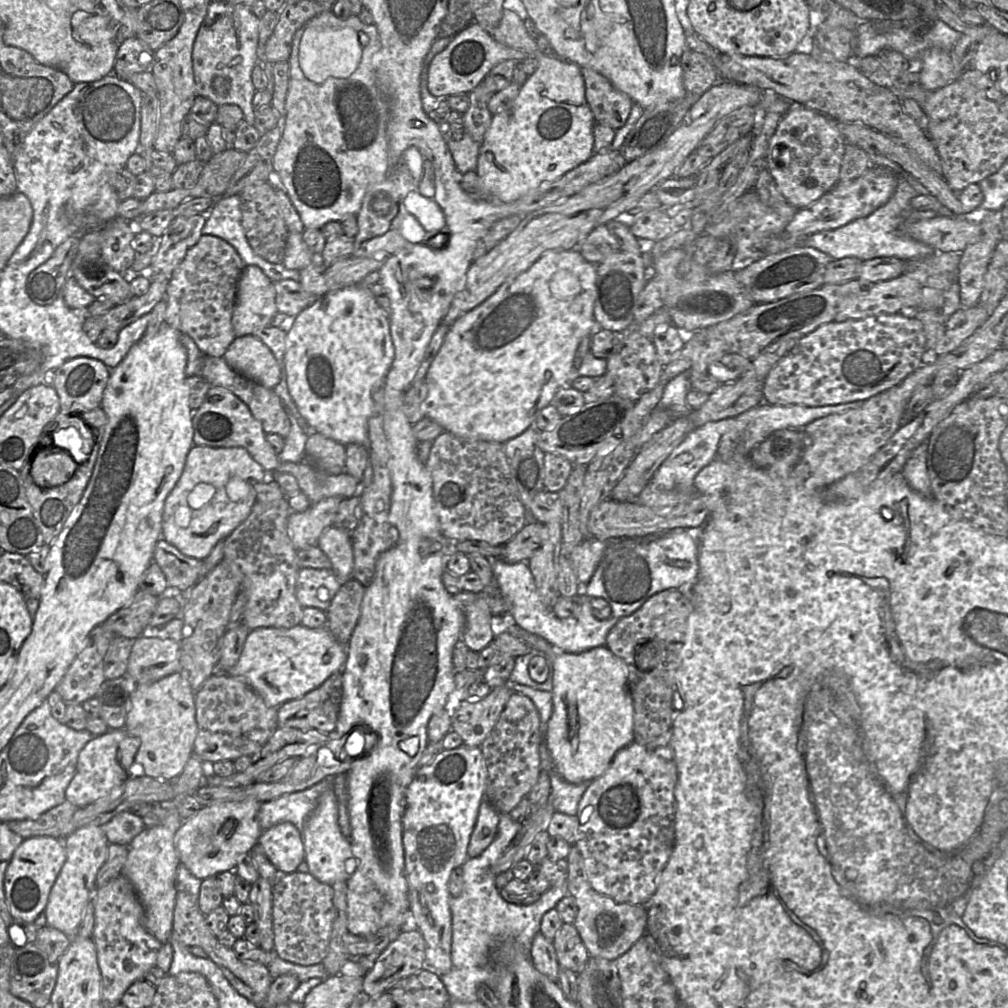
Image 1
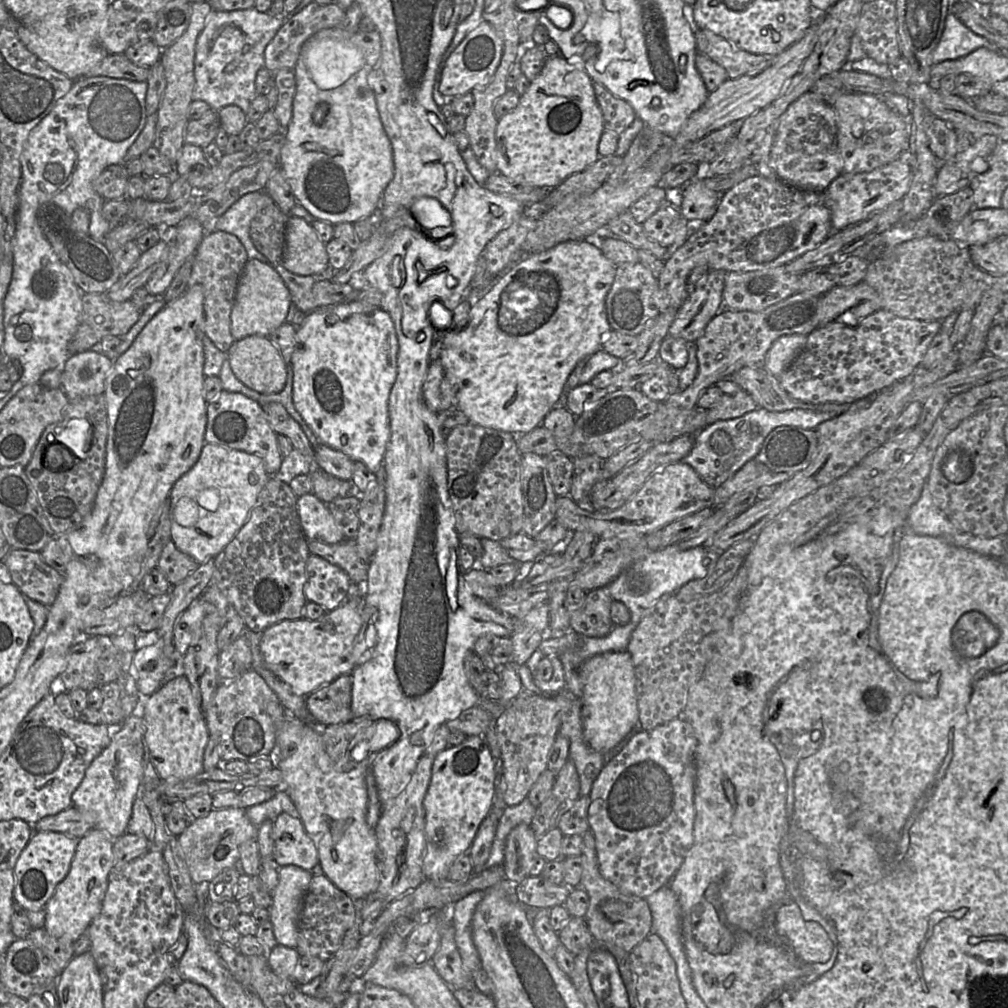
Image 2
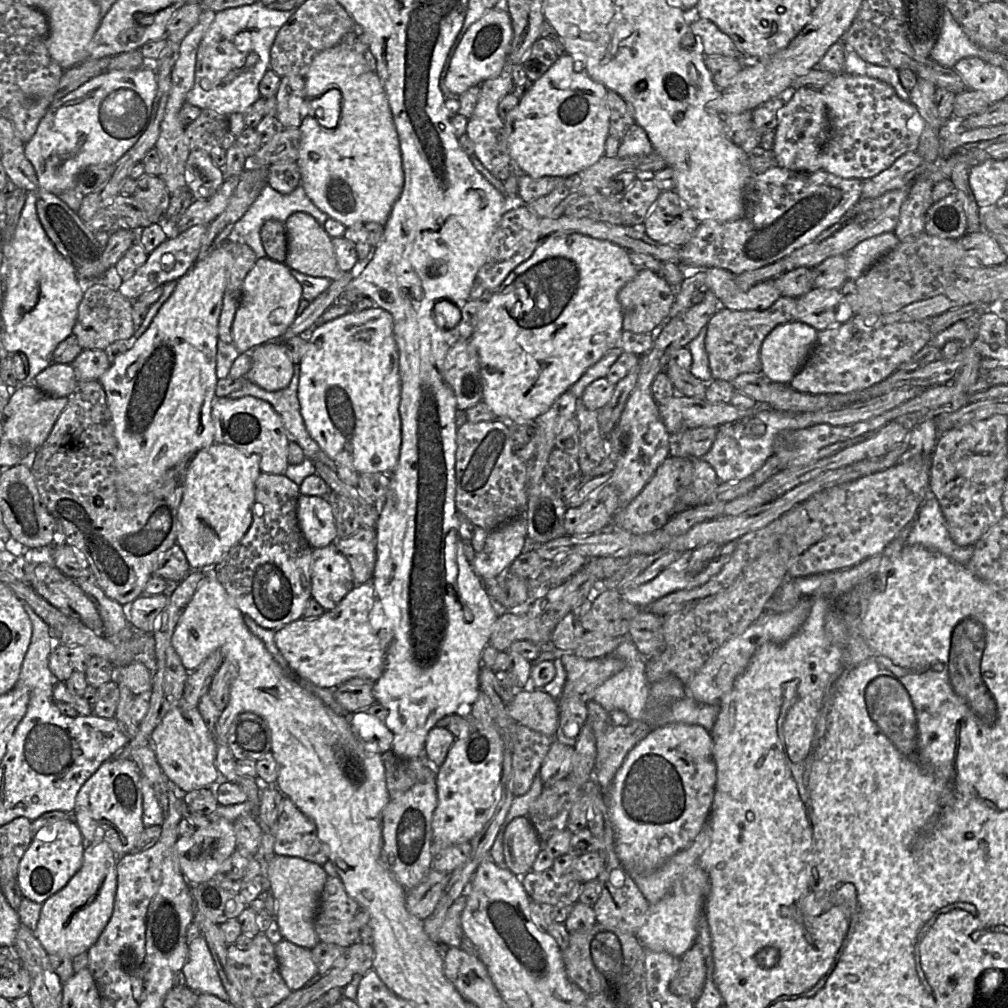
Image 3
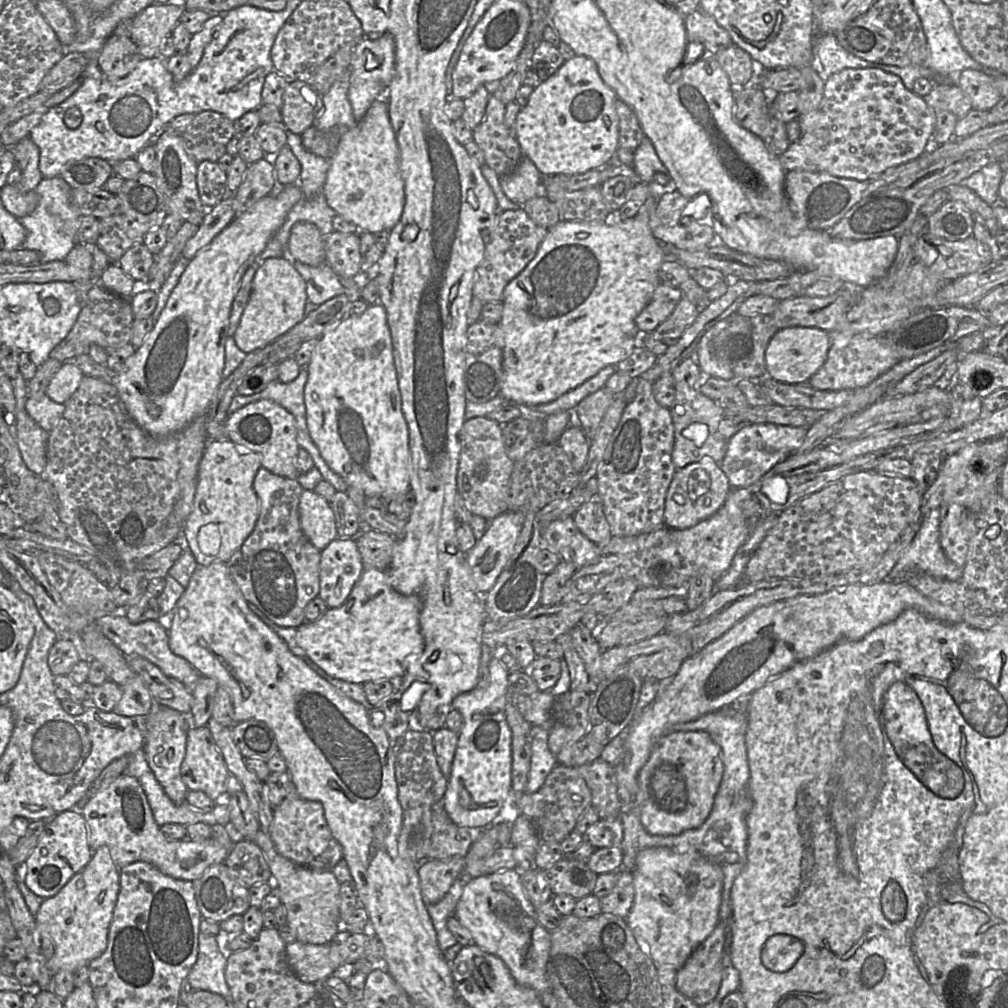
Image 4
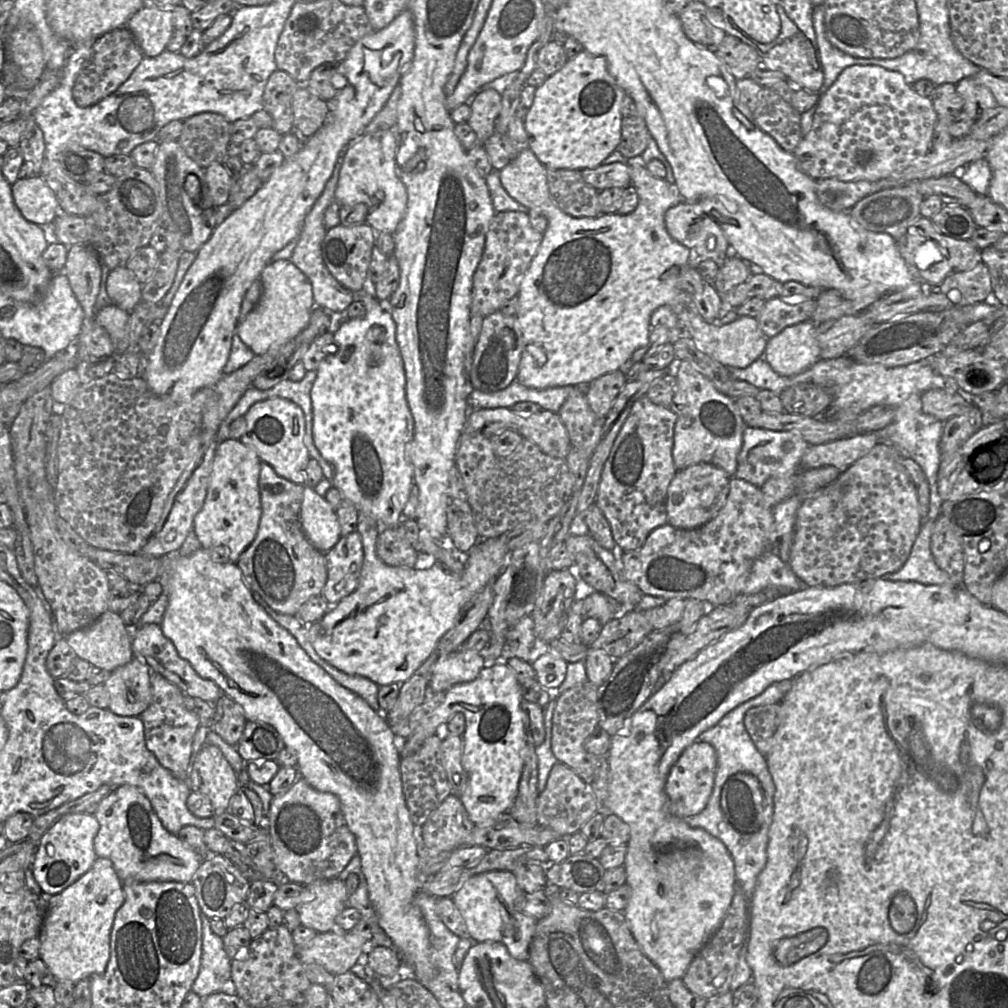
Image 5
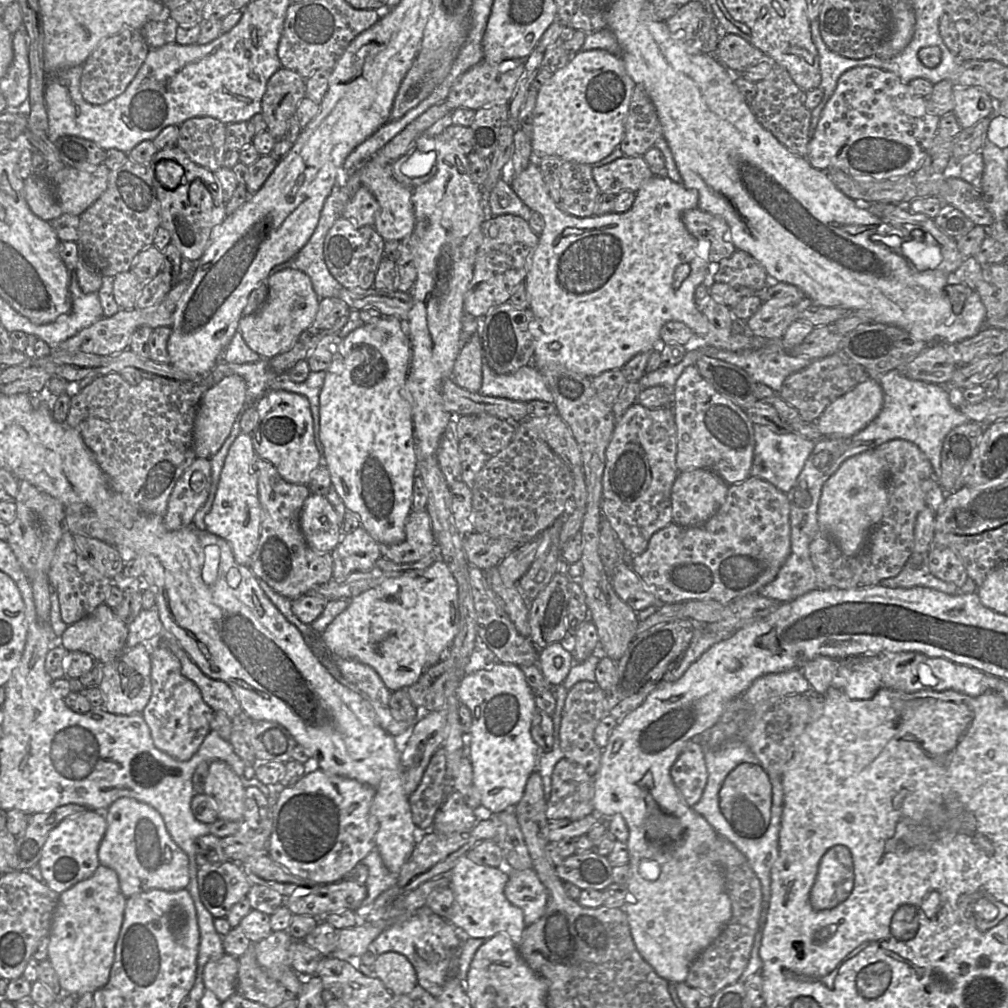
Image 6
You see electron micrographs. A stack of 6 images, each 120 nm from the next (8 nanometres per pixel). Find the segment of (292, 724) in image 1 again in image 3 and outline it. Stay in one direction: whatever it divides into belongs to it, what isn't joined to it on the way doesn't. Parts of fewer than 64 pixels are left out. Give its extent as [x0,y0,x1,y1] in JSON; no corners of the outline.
[334,678,376,714]

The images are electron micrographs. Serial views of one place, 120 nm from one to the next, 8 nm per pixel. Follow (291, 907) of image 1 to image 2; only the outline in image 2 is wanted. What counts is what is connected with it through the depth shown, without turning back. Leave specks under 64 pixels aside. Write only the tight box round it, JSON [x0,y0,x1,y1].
[295,874,355,962]

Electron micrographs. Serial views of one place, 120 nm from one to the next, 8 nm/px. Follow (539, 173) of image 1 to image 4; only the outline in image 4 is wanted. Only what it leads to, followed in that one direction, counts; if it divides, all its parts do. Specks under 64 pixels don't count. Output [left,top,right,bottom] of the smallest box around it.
[515,55,619,177]

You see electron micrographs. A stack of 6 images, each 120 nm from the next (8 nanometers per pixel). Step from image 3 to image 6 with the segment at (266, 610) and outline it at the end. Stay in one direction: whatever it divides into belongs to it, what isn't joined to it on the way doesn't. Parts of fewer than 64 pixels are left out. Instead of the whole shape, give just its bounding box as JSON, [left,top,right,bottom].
[249,457,332,601]

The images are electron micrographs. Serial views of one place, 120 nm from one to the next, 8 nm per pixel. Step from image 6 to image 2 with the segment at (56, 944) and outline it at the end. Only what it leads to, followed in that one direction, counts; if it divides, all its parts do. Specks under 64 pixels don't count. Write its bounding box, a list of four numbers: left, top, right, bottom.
[44,828,113,943]

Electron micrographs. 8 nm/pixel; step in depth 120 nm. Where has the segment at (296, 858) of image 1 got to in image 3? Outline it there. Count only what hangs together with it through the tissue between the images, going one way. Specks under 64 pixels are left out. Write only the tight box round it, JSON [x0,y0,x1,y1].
[274,797,328,866]

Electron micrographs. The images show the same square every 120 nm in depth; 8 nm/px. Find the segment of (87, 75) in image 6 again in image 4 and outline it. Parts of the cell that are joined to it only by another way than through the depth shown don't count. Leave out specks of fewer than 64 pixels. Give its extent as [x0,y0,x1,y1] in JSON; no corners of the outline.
[98,33,142,81]

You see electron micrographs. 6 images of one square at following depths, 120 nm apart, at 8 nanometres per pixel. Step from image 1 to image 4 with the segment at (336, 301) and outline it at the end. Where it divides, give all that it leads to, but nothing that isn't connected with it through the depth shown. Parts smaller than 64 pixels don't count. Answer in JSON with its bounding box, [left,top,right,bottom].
[304,303,410,502]

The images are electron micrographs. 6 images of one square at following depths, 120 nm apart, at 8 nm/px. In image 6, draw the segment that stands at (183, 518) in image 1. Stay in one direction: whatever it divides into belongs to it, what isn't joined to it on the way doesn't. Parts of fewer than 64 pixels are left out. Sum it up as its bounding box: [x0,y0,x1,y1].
[204,433,263,567]

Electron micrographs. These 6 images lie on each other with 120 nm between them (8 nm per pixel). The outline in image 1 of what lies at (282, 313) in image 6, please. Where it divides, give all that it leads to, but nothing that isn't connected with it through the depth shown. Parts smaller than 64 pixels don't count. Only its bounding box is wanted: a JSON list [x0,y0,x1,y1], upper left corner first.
[232,265,278,337]

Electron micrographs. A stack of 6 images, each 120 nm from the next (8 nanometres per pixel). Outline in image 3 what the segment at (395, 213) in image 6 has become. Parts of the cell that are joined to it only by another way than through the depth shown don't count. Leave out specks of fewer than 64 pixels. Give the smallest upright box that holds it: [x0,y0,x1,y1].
[296,45,404,228]

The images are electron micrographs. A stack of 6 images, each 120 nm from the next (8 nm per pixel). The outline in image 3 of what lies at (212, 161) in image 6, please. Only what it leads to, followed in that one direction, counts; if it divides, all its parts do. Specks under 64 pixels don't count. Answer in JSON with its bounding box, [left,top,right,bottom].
[185,109,229,153]

